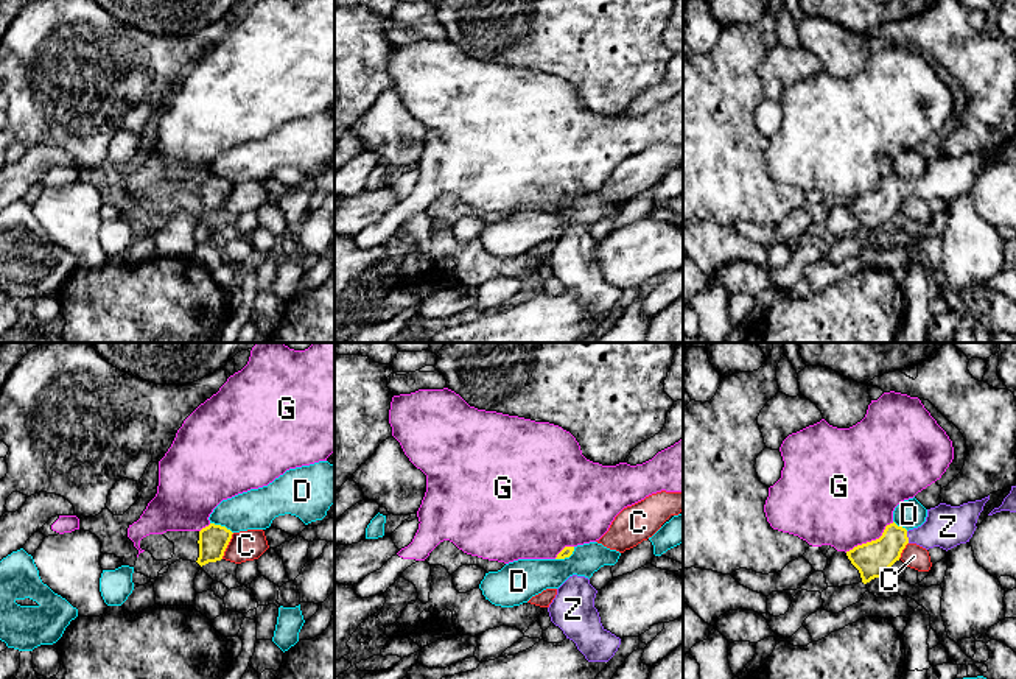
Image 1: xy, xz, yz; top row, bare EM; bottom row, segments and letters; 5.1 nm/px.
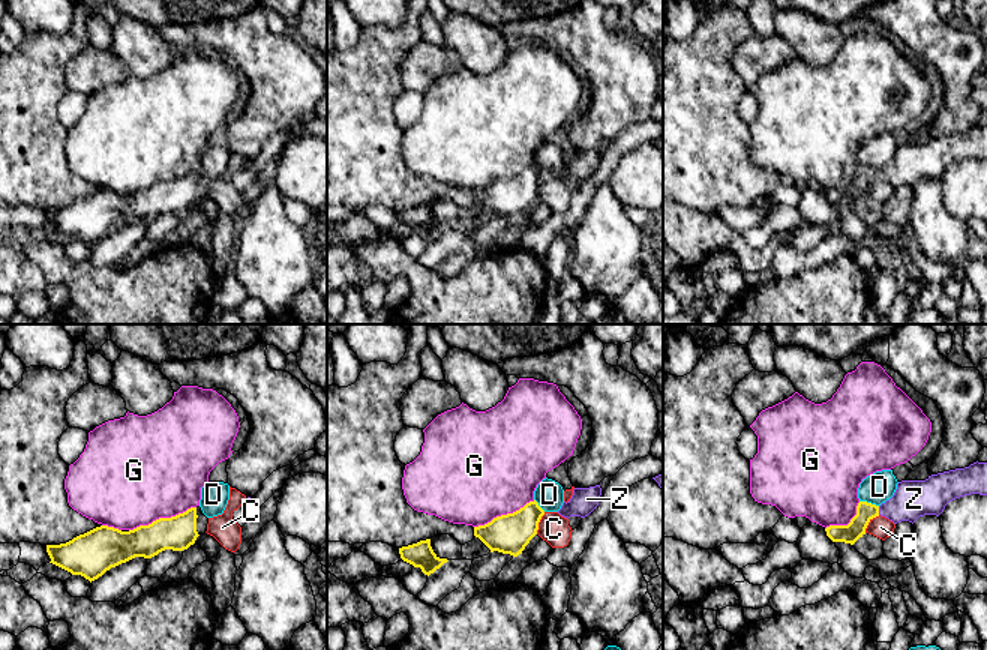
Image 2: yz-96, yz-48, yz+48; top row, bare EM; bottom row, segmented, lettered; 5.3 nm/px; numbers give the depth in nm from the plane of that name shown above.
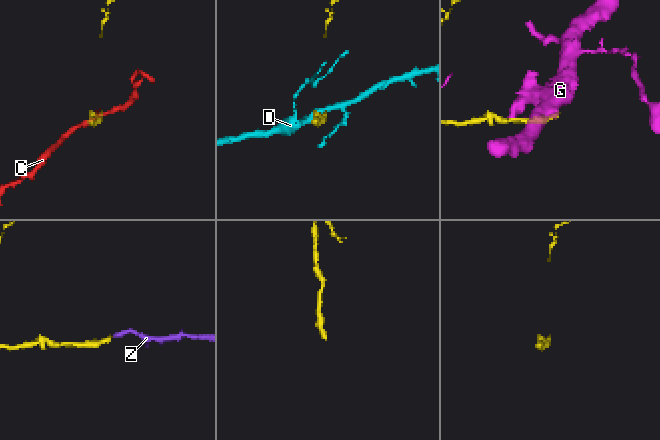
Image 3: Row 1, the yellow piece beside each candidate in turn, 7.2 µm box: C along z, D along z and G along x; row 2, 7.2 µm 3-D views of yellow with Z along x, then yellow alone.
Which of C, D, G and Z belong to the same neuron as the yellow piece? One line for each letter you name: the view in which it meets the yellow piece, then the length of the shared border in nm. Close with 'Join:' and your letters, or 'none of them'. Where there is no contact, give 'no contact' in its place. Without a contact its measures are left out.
Z: contact in yz; length 70 nm
Join: Z

